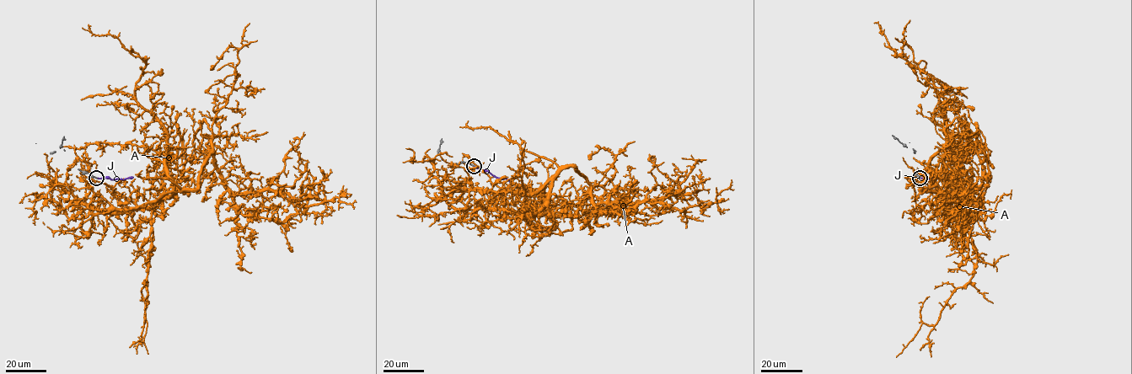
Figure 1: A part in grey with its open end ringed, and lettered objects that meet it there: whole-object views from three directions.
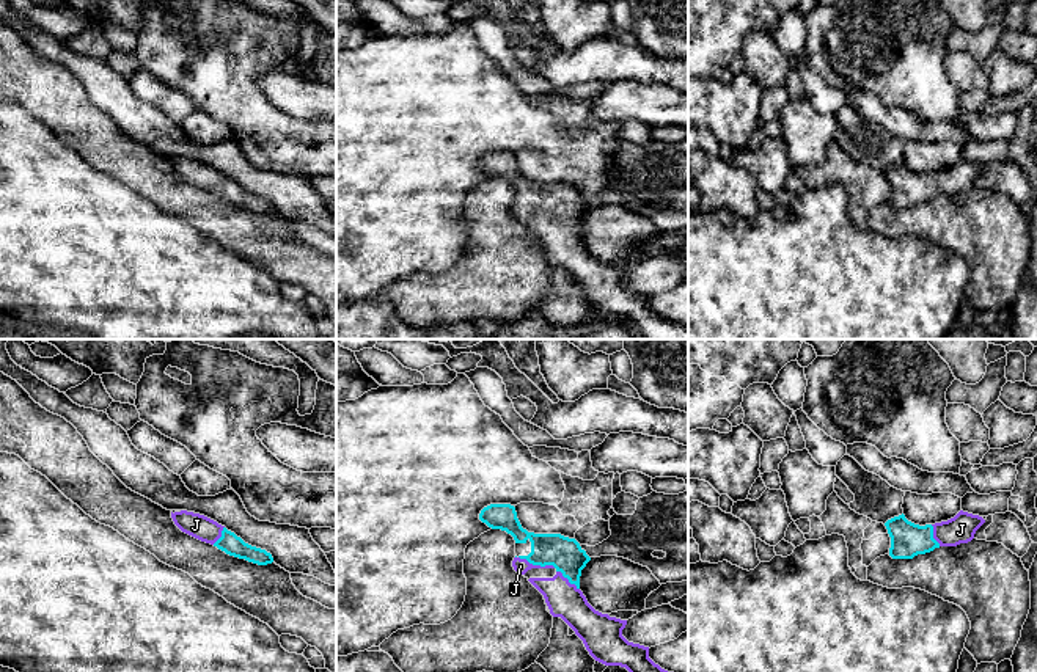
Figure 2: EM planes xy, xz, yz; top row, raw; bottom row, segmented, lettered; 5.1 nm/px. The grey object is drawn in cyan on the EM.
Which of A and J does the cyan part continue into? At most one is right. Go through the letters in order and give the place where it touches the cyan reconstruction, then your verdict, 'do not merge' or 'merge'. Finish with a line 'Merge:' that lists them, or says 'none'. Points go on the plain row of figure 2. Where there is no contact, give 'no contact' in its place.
A: no contact | do not merge
J: xz (538, 212) | merge
Merge: J

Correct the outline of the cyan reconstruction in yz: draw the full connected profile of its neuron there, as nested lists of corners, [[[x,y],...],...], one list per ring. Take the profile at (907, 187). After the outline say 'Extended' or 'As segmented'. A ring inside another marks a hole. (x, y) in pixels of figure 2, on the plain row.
[[[960,159],[947,170],[919,174],[902,162],[885,171],[891,185],[889,204],[892,207],[913,207],[940,195],[968,192],[984,171],[982,165]]]. Extended

